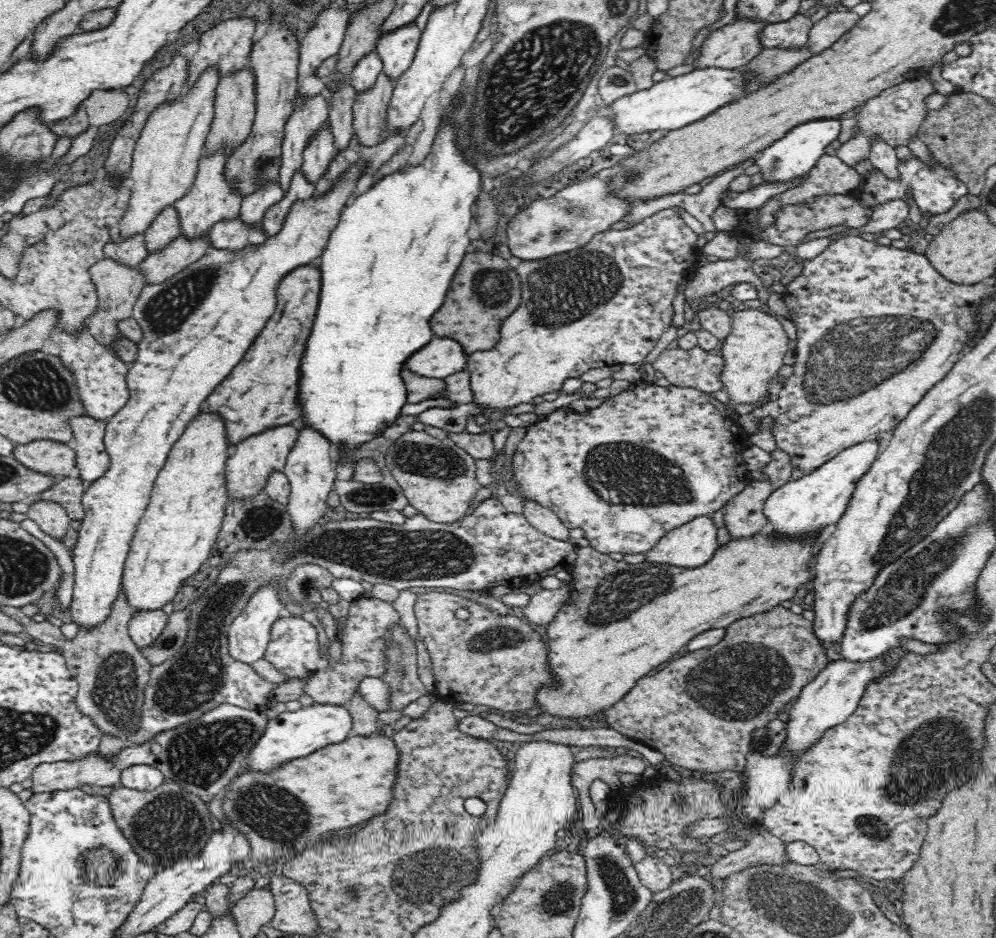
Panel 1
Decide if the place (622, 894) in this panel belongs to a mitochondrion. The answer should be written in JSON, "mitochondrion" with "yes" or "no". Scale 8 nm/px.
{"mitochondrion":"yes"}

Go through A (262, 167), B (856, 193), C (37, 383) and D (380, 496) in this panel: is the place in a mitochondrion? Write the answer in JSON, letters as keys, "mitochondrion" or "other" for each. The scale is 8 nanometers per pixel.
{"A":"mitochondrion","B":"other","C":"mitochondrion","D":"mitochondrion"}

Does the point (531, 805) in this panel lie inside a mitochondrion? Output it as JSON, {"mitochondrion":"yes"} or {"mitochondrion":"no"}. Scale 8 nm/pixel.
{"mitochondrion":"no"}

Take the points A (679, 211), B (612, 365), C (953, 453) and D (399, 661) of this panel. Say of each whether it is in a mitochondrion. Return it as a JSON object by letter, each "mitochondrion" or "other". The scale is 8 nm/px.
{"A":"other","B":"other","C":"mitochondrion","D":"mitochondrion"}

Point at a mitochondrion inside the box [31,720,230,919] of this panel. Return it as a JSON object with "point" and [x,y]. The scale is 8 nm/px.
{"point":[170,827]}

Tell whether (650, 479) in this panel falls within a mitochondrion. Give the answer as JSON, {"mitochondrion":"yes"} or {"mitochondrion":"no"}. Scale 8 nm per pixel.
{"mitochondrion":"yes"}

